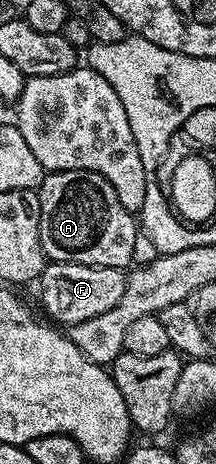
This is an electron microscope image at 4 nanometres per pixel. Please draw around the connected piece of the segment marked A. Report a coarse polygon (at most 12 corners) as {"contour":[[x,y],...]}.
{"contour":[[48,172],[44,255],[127,269],[138,220],[100,172]]}

